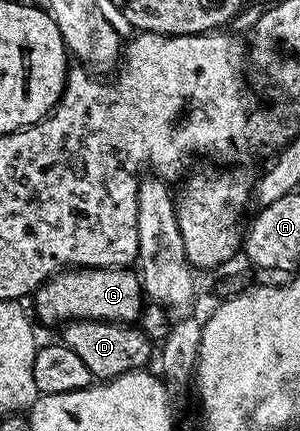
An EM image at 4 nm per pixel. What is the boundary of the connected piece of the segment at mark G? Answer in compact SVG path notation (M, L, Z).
M67 267L49 277L32 294L34 309L46 325L61 326L68 321L121 321L134 323L144 310L144 294L139 274L130 267L83 269Z

